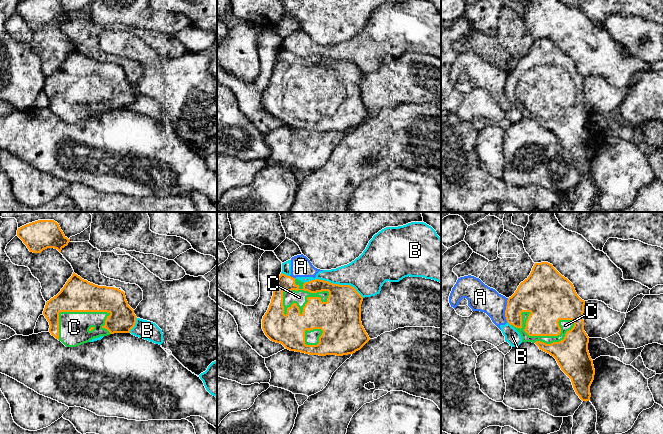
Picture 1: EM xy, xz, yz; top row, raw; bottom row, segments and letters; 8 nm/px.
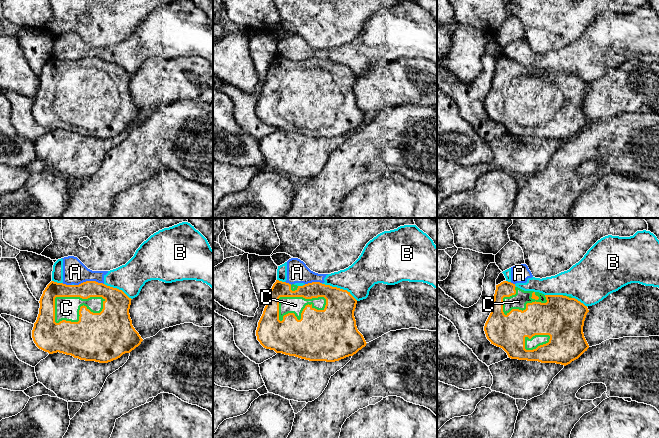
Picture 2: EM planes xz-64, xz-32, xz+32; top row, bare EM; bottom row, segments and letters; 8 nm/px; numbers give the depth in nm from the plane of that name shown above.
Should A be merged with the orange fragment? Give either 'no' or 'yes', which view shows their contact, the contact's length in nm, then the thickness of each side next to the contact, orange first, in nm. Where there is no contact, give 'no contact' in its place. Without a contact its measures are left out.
no | yz | 190 nm | 280/220 nm

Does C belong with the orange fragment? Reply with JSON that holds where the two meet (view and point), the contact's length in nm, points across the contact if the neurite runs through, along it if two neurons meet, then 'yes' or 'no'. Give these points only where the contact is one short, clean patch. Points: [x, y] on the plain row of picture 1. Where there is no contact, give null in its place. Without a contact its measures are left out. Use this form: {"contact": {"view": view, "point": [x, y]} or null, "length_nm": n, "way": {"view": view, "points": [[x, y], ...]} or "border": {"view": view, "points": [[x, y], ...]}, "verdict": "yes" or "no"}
{"contact": {"view": "yz", "point": [530, 111]}, "length_nm": 500, "verdict": "yes"}

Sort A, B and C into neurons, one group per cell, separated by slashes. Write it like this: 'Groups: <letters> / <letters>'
Groups: A B / C

